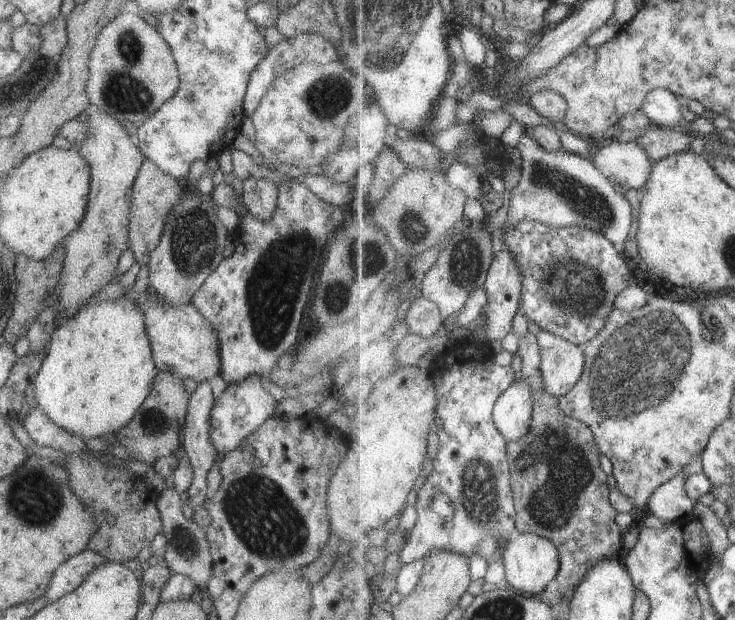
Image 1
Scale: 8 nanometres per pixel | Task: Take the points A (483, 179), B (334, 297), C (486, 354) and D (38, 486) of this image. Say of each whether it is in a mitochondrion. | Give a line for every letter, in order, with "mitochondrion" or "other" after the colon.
A: other
B: mitochondrion
C: other
D: mitochondrion

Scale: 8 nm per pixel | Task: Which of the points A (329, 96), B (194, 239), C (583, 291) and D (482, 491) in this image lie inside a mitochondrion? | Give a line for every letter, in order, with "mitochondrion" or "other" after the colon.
A: mitochondrion
B: mitochondrion
C: mitochondrion
D: mitochondrion

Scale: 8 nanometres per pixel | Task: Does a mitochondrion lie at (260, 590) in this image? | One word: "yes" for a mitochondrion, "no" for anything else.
no

